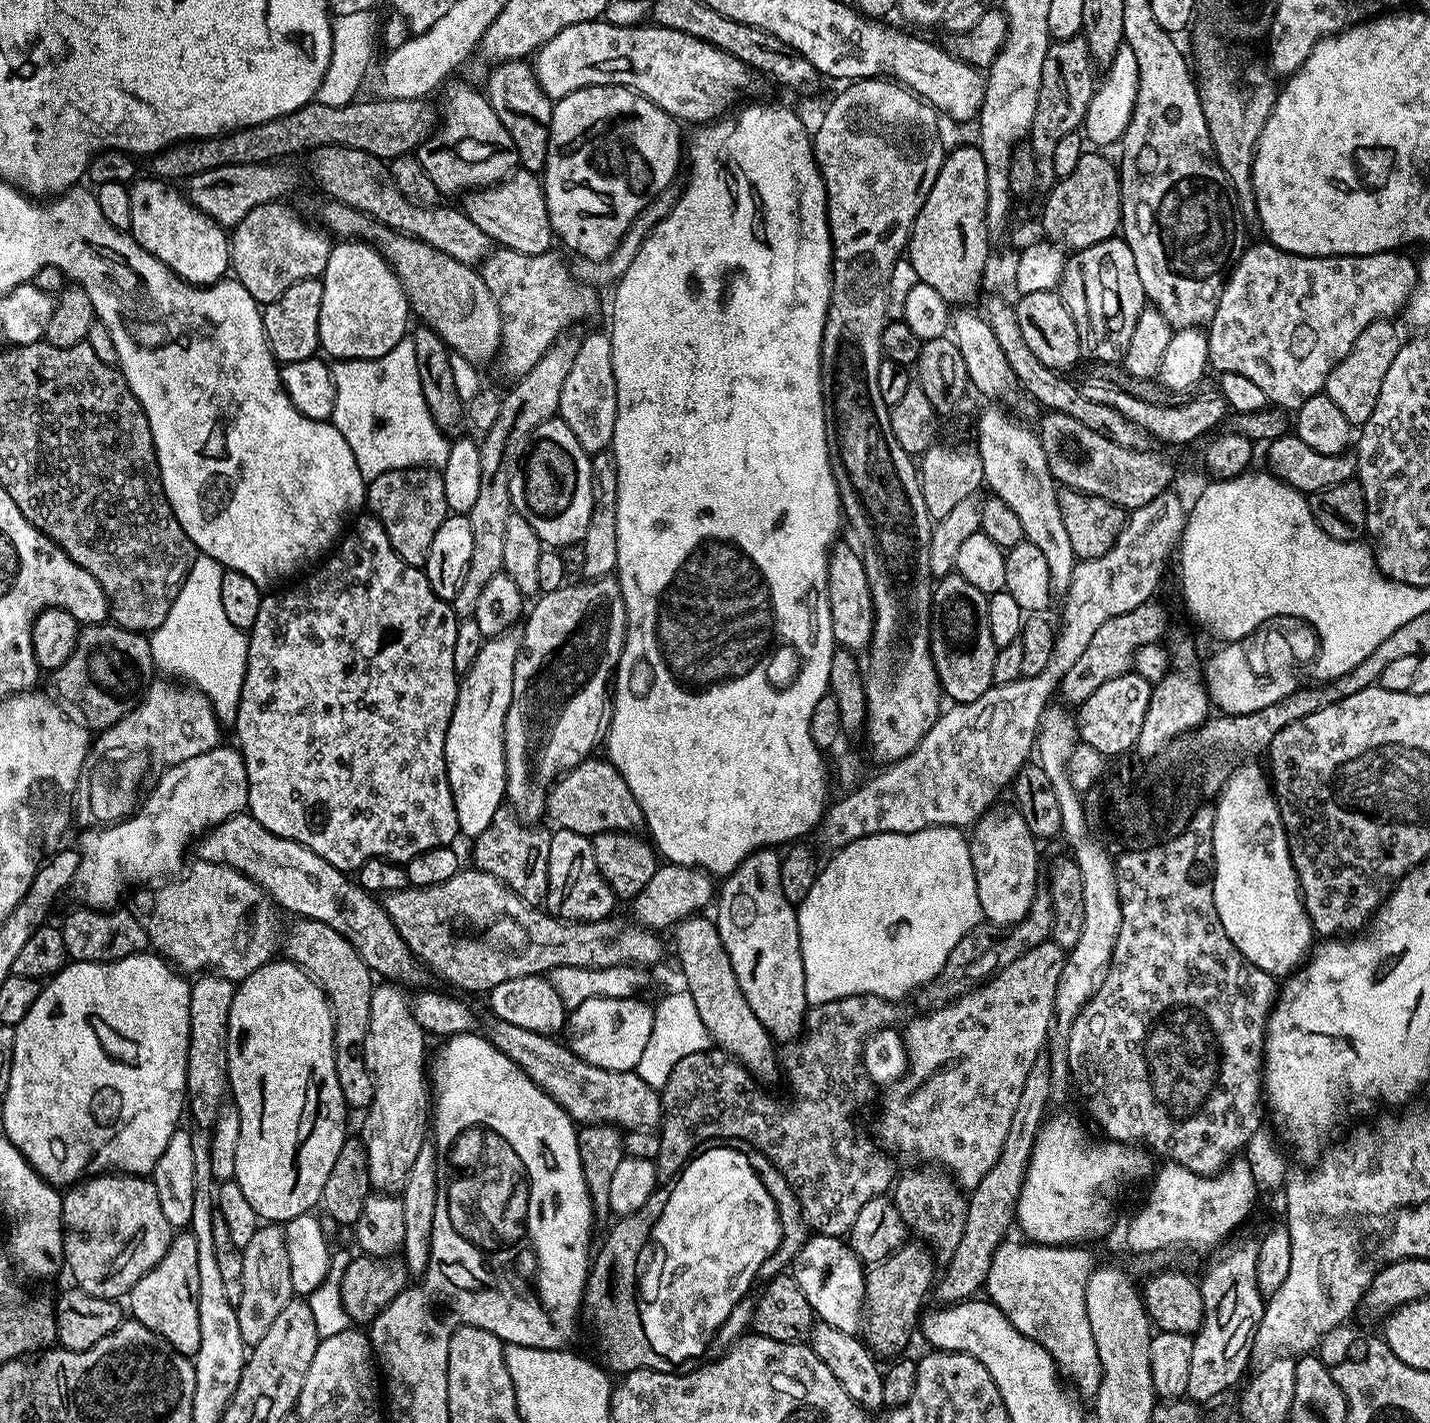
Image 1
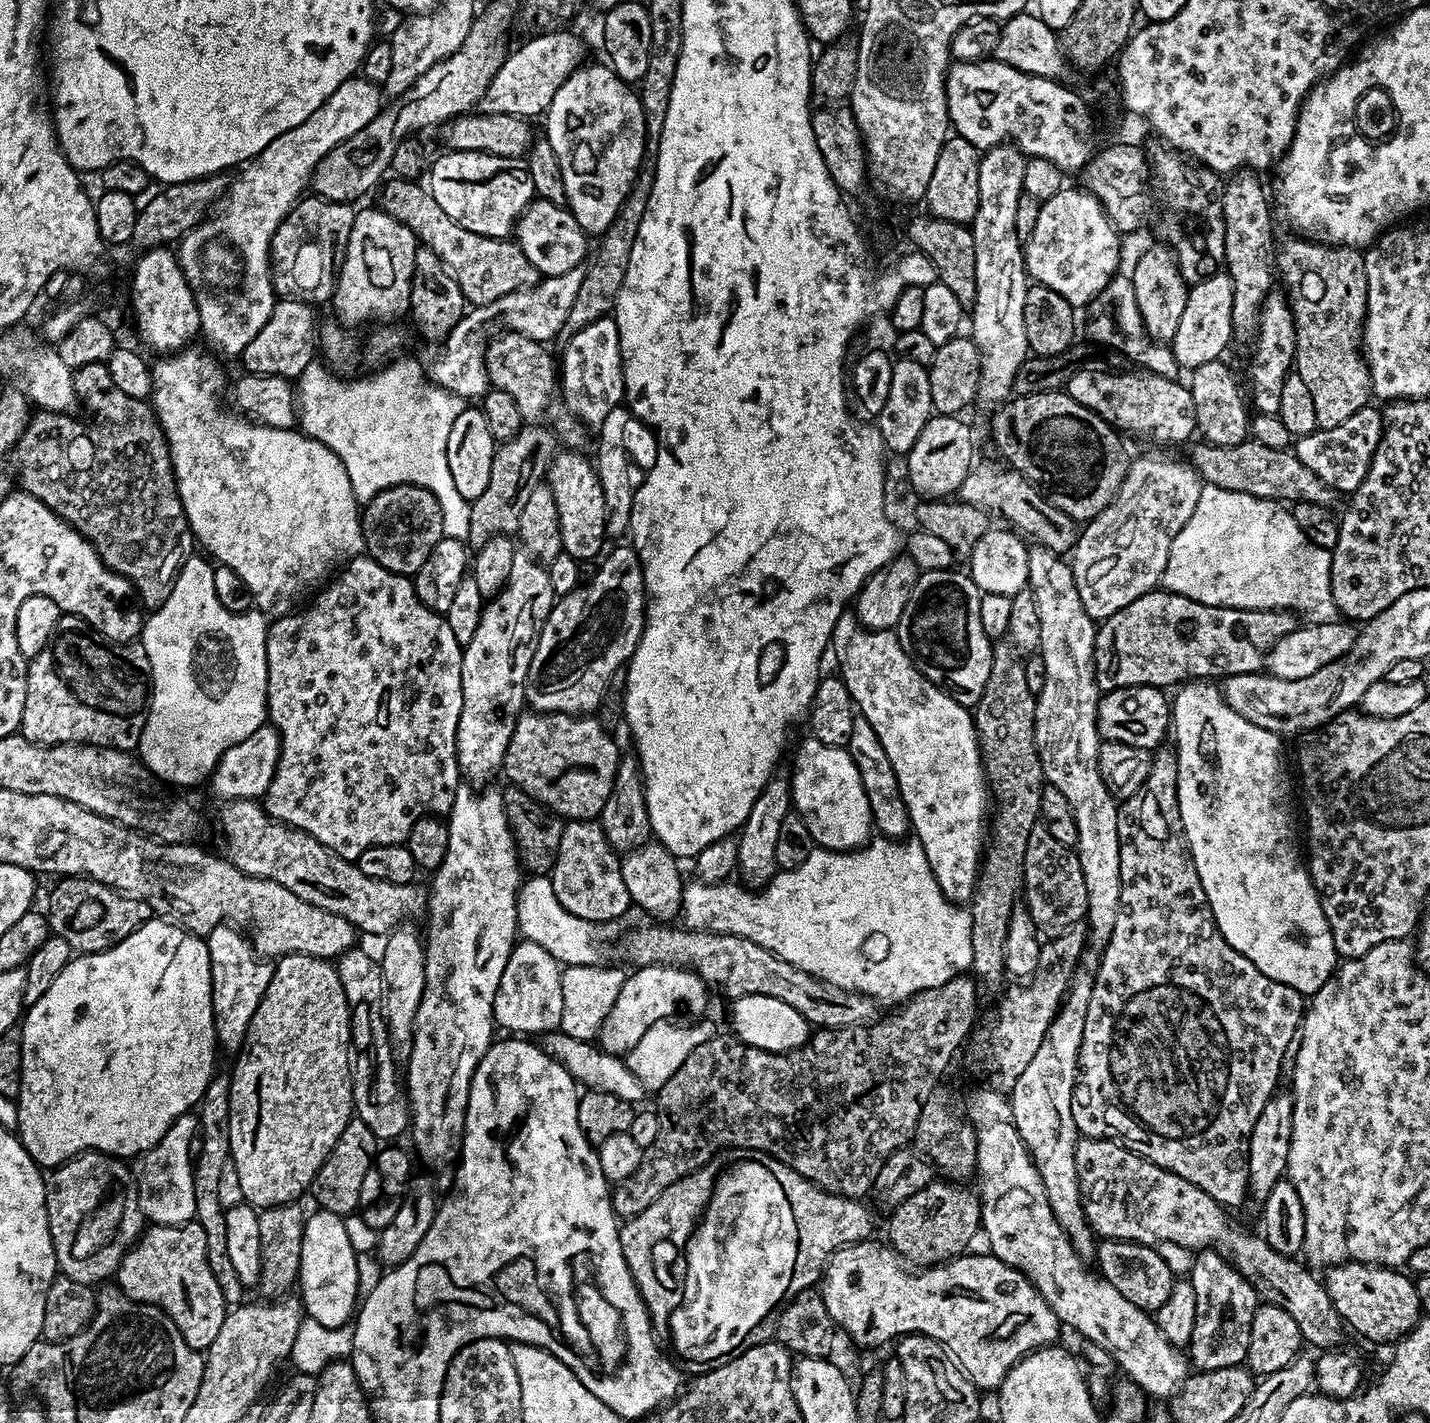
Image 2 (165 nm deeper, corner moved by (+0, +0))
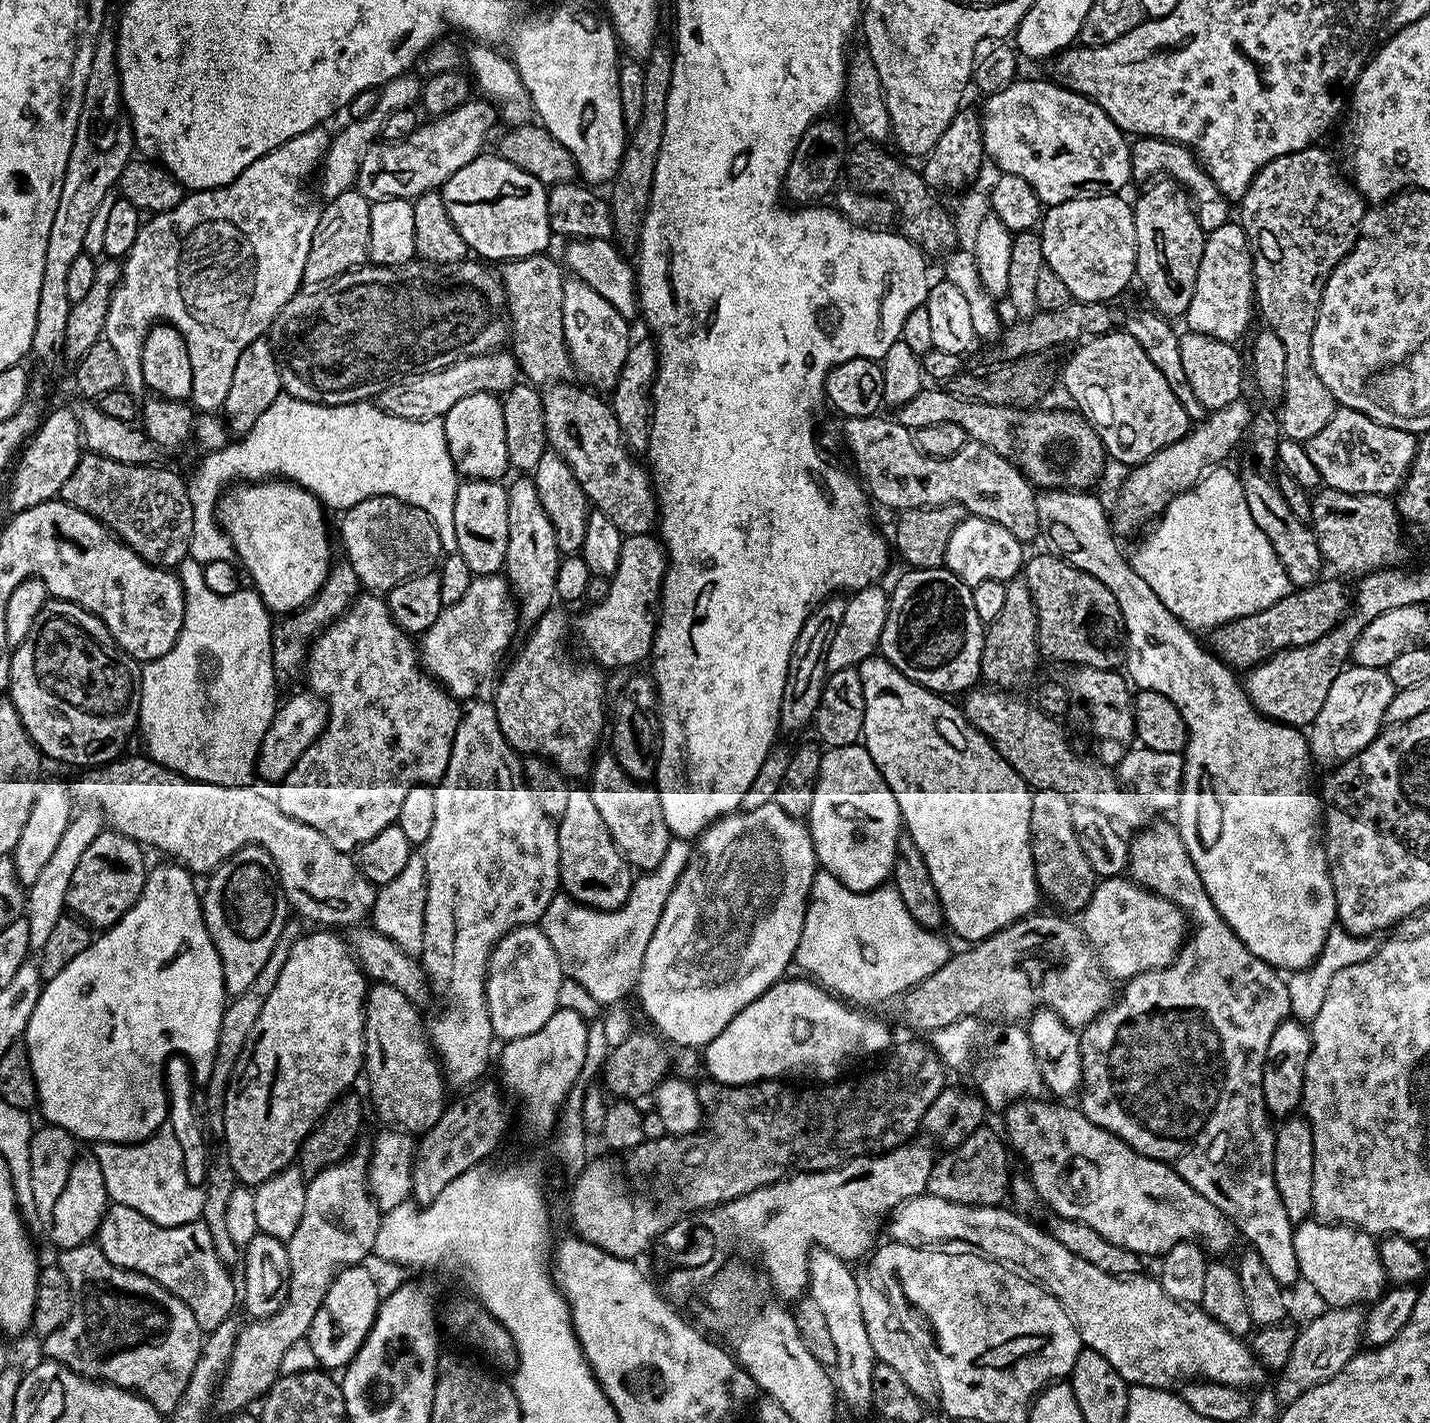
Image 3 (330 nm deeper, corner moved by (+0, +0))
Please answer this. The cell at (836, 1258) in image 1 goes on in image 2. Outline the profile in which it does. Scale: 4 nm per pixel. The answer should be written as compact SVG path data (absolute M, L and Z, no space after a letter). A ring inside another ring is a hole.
M876 1239L860 1240L856 1244L836 1249L824 1268L822 1283L818 1288L837 1329L841 1333L849 1332L854 1343L864 1348L876 1348L883 1340L891 1341L909 1334L930 1334L933 1340L937 1340L948 1351L949 1357L960 1365L961 1372L977 1389L996 1390L1008 1371L1022 1357L1037 1348L1046 1348L1059 1341L1056 1339L1062 1333L1062 1325L1054 1309L1044 1301L1031 1280L997 1256L965 1254L944 1264L924 1266L908 1273L904 1257L891 1243Z

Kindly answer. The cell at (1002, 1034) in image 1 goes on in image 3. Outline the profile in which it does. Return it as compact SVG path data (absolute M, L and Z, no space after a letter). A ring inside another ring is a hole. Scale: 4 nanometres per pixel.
M1109 875L1097 883L1082 919L1084 938L1094 949L1104 975L1113 981L1127 982L1143 972L1166 967L1186 939L1186 917L1180 908L1124 876Z

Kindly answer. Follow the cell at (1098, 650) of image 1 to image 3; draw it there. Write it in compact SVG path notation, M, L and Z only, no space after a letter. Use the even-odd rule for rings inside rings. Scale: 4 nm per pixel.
M1321 578L1307 588L1288 591L1281 600L1266 606L1266 610L1258 610L1211 629L1211 651L1233 670L1251 670L1282 650L1318 642L1326 633L1339 628L1340 621L1350 611L1350 592L1344 589L1345 581L1340 580Z

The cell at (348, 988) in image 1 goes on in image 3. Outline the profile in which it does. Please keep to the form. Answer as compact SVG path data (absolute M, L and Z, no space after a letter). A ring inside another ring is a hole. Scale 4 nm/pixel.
M379 982L373 983L369 987L367 997L364 1002L364 1019L366 1021L366 1027L364 1029L364 1039L367 1044L366 1052L369 1057L372 1056L376 1059L376 1064L380 1067L380 1076L384 1080L376 1080L372 1084L372 1100L370 1096L370 1104L376 1107L376 1112L385 1120L385 1125L395 1126L397 1129L403 1130L409 1134L423 1134L429 1132L437 1122L442 1118L446 1107L446 1099L444 1100L444 1088L446 1089L446 1081L444 1078L444 1073L441 1069L439 1059L430 1043L430 1037L426 1031L425 1021L420 1021L421 1009L417 1005L410 1002L410 998L406 998L406 994L402 994L402 990L394 990L394 986L389 984L381 984Z

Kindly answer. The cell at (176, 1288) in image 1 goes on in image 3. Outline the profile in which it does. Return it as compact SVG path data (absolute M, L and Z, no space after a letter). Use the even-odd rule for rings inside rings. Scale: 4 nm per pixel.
M109 1203L94 1240L102 1250L102 1254L106 1254L110 1262L114 1262L114 1266L137 1272L158 1282L163 1288L170 1290L170 1294L186 1302L186 1306L190 1306L190 1314L198 1318L198 1326L205 1333L210 1333L218 1326L222 1326L222 1322L233 1315L232 1307L238 1304L238 1284L237 1281L236 1284L232 1281L232 1276L228 1273L231 1271L218 1258L214 1250L214 1238L210 1238L210 1230L204 1225L203 1219L167 1228L138 1214L138 1210L130 1210L130 1206Z

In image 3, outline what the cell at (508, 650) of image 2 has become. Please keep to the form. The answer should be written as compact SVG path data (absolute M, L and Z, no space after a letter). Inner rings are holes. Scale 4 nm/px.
M516 478L508 489L508 541L506 542L506 558L503 575L508 587L518 601L518 612L528 622L540 619L542 613L553 607L556 591L554 578L558 574L558 566L562 554L558 550L558 542L554 542L554 526L550 526L550 518L546 518L546 510L542 510L542 502L538 502L538 490L531 478Z

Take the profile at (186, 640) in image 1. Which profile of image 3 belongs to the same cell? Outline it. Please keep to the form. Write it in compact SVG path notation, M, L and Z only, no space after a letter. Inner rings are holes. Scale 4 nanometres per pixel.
M186 558L178 565L178 575L180 585L184 591L184 621L182 622L182 630L178 634L178 638L174 642L174 646L162 658L147 661L143 665L142 675L140 677L140 719L139 727L144 728L144 744L147 755L156 763L161 764L164 768L177 772L185 776L189 780L197 780L198 782L217 783L218 786L242 787L251 785L256 776L256 759L260 753L262 740L266 734L266 730L270 726L270 722L274 718L278 707L278 699L276 700L276 687L278 681L276 679L276 671L272 665L272 625L270 613L260 601L260 595L254 590L241 590L234 594L214 594L214 590L210 590L210 586L206 586L206 578L201 564L191 558Z

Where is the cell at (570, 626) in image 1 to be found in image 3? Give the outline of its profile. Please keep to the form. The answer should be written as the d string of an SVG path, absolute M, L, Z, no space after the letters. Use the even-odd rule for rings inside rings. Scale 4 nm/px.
M643 532L633 536L624 536L622 554L616 567L615 576L611 577L610 592L601 601L585 607L580 621L575 621L574 628L580 631L580 640L589 652L591 659L601 669L628 668L631 664L640 664L652 655L652 644L656 641L656 626L660 615L660 589L664 586L664 571L668 568L668 558L663 543L655 535Z

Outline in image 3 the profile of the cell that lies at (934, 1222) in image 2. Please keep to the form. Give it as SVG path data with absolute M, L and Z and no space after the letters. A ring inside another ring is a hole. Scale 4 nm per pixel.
M981 1126L974 1130L974 1134L970 1134L970 1138L966 1138L966 1142L940 1154L944 1156L935 1157L928 1179L927 1195L946 1198L959 1204L1000 1206L1005 1203L1010 1192L1010 1175L1008 1176L1010 1152L1001 1133L999 1131L996 1133L994 1129L988 1127Z

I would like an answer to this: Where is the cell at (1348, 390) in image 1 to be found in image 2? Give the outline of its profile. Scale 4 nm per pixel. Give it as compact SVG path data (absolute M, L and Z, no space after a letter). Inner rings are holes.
M1291 235L1281 244L1279 241L1274 268L1284 275L1286 287L1296 288L1296 297L1290 300L1290 315L1296 329L1294 372L1310 389L1314 411L1318 413L1318 429L1342 426L1350 414L1369 407L1368 399L1374 396L1368 361L1362 355L1362 333L1368 313L1364 252Z

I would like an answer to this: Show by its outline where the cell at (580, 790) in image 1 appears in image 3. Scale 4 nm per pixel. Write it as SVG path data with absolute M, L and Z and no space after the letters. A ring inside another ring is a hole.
M553 606L548 611L542 613L540 619L531 625L532 633L524 640L524 645L520 649L515 649L516 657L508 664L508 669L504 672L504 677L500 680L500 685L496 688L496 700L494 699L494 707L498 714L498 726L502 730L502 734L506 738L506 742L511 748L515 748L520 754L535 754L540 757L545 757L555 765L555 768L562 772L564 776L573 778L573 776L587 777L592 771L592 761L598 755L596 747L600 744L600 735L605 735L606 732L606 716L604 720L604 676L605 673L601 671L595 663L587 662L588 664L579 664L570 653L564 649L564 639L568 636L568 628L570 632L570 620L568 624L568 616L559 607Z

